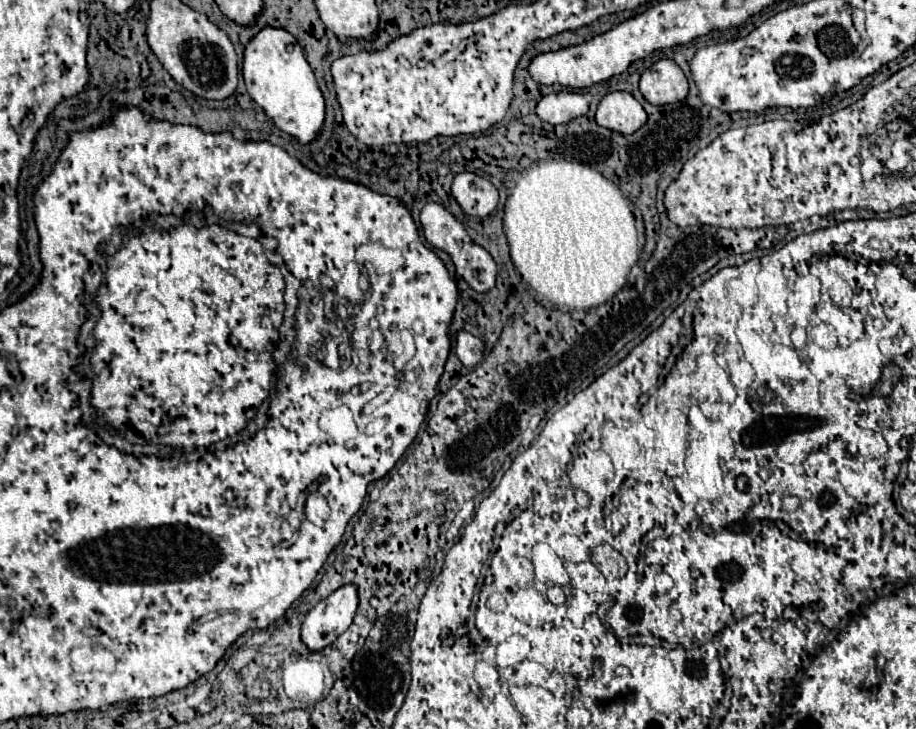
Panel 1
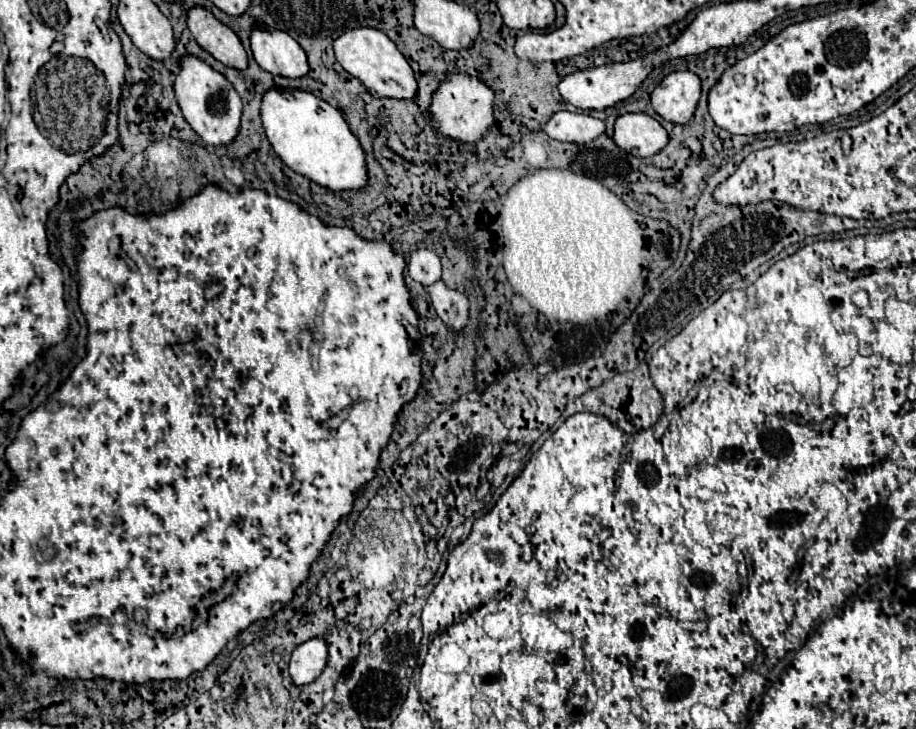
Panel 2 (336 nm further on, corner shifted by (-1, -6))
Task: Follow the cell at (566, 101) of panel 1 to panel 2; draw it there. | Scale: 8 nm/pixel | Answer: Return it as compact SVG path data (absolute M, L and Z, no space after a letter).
M560 111L552 115L544 127L544 133L548 137L566 143L578 143L578 145L586 145L594 141L604 131L606 131L604 121L586 113L570 113L570 111Z

